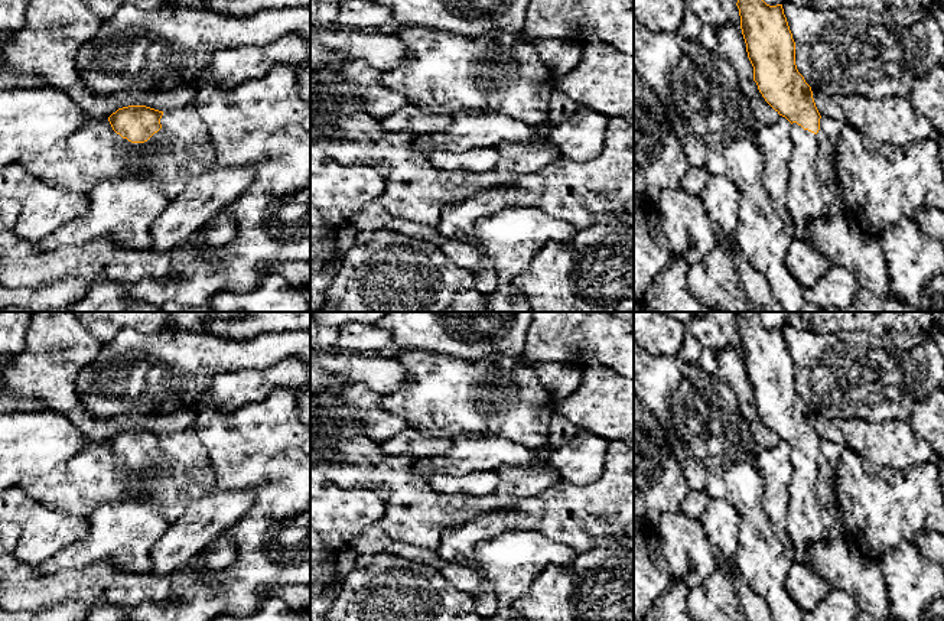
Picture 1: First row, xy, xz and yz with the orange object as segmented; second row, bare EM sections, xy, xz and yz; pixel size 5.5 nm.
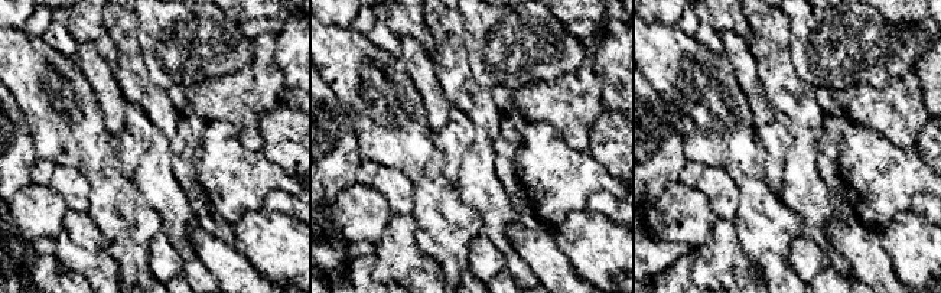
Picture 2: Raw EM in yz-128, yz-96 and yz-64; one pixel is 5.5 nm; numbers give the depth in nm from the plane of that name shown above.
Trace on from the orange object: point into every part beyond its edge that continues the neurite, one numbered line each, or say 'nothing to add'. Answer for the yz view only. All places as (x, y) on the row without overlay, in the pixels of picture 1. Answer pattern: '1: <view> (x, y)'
1: yz (804, 519)

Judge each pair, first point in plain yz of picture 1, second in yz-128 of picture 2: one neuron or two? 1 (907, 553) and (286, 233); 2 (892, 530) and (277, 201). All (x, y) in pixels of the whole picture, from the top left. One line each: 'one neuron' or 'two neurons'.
1: one neuron
2: two neurons

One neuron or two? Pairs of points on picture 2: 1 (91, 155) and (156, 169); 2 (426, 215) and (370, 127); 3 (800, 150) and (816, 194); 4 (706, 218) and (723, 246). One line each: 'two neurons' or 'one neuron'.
1: two neurons
2: one neuron
3: one neuron
4: two neurons

